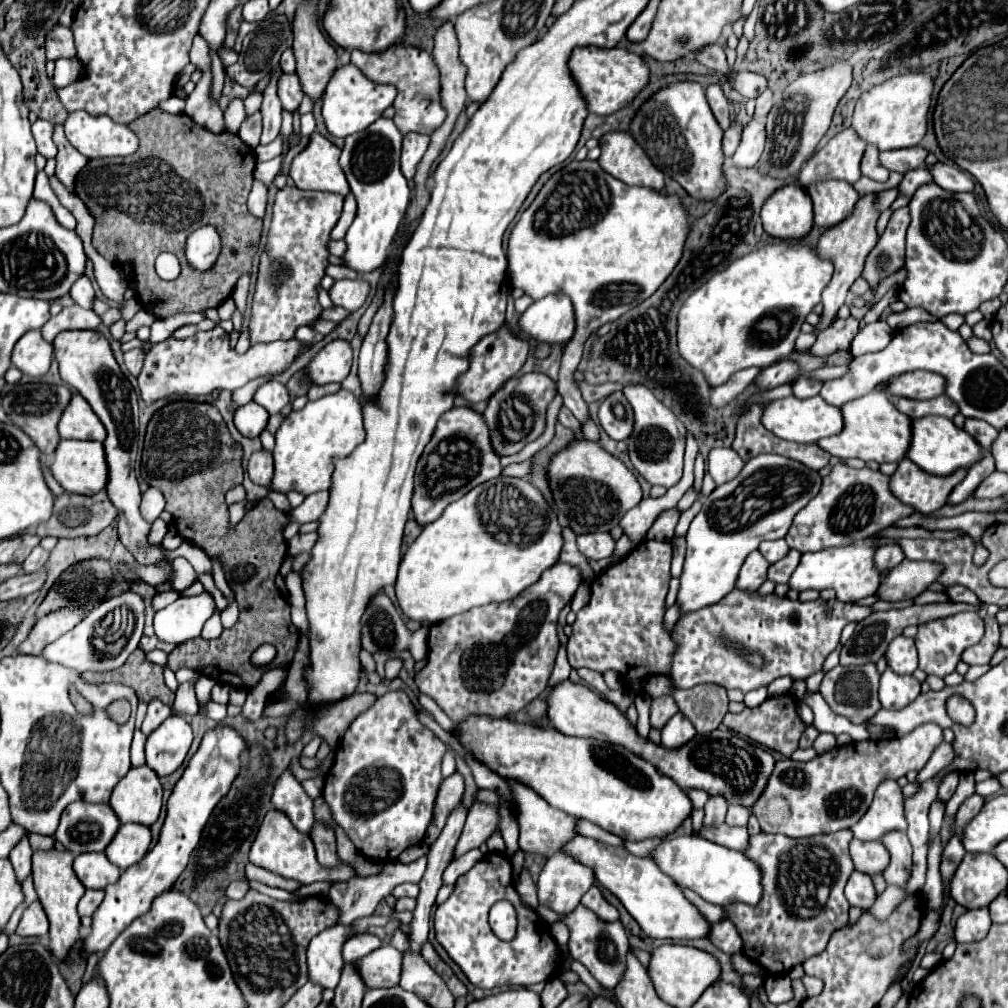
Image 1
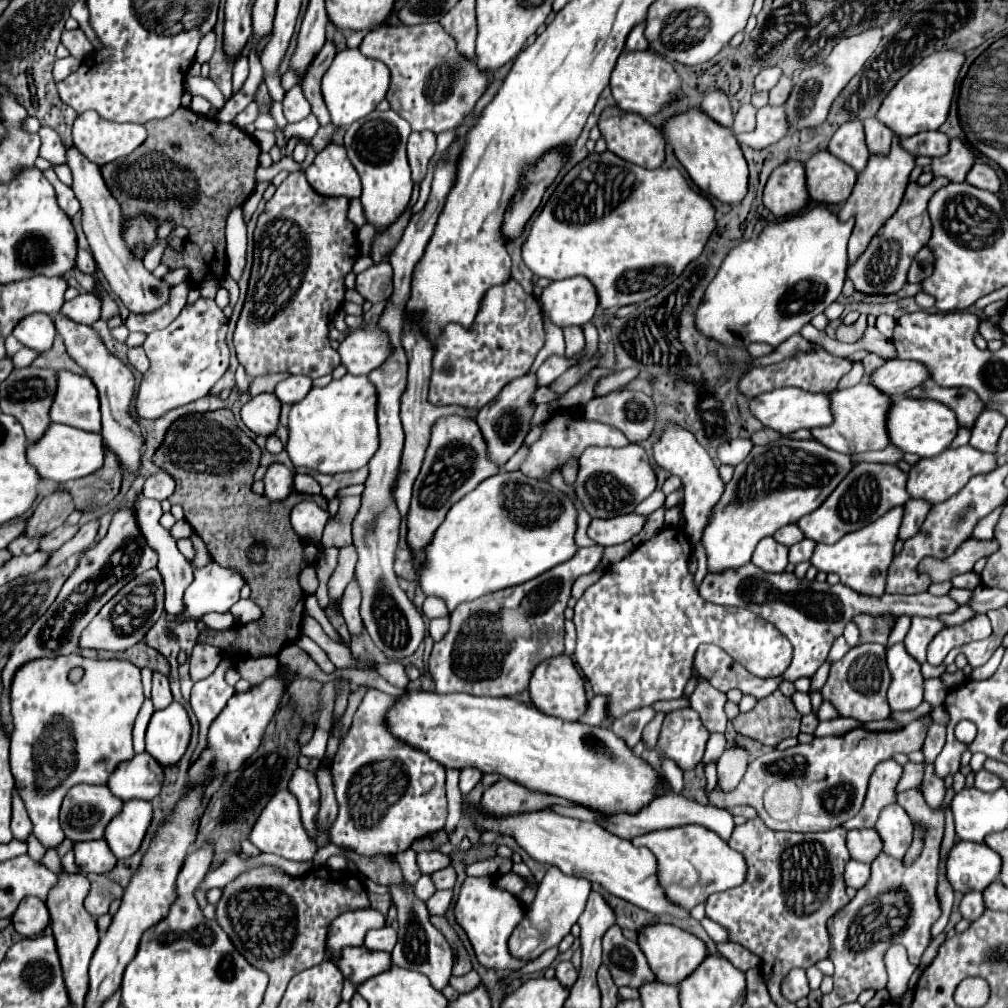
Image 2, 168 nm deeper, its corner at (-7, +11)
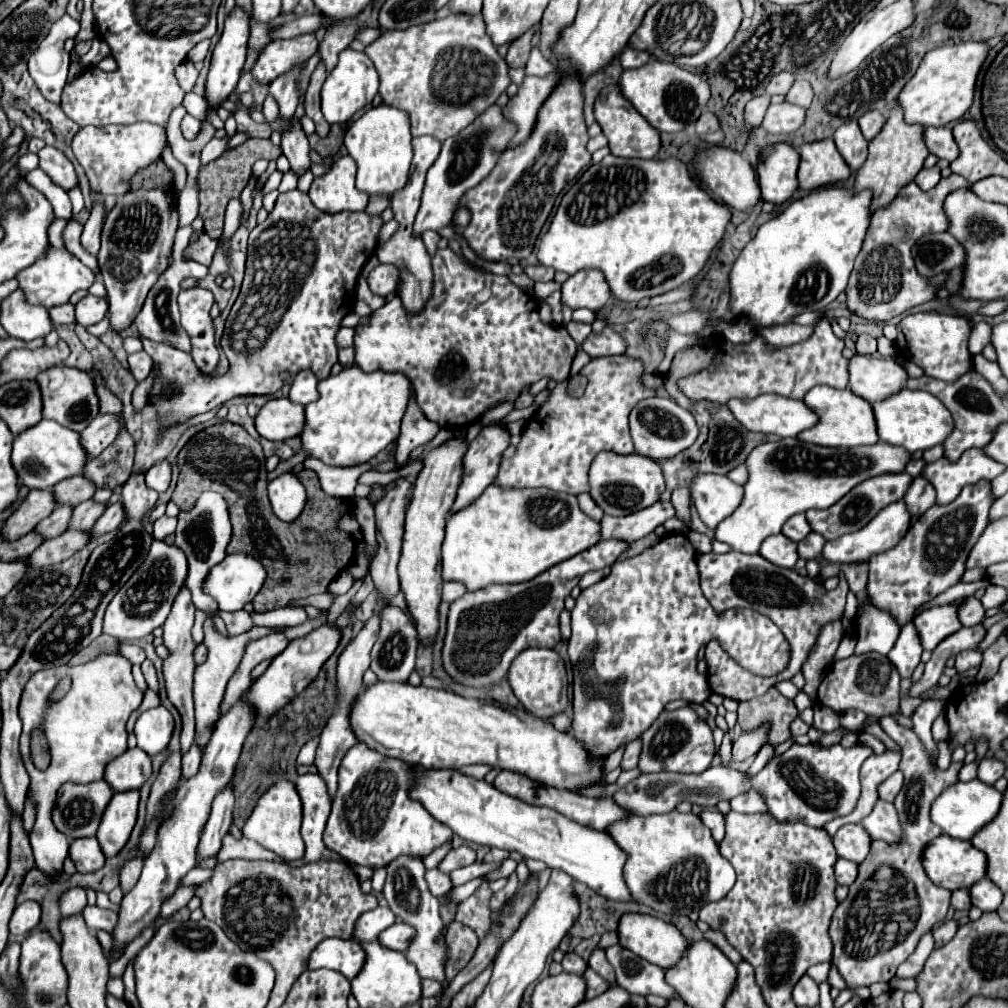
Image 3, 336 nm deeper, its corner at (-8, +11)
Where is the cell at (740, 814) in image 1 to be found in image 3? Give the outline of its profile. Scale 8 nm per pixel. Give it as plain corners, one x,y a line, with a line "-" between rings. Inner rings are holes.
754,791
734,797
734,801
730,801
730,805
732,805
732,811
738,811
738,813
764,813
766,811
762,797
754,795

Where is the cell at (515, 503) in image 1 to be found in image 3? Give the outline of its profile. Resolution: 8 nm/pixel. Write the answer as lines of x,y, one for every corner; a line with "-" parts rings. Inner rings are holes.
492,483
468,507
448,517
442,581
462,583
470,593
494,583
524,583
598,541
598,523
578,507
574,495
544,487
516,489

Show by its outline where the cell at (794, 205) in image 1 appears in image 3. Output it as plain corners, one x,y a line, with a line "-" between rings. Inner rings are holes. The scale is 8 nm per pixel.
786,143
762,151
758,165
762,199
774,205
786,203
798,189
798,165
800,153

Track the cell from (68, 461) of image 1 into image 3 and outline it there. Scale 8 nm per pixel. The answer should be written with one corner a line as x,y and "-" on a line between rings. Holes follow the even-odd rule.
42,419
36,427
26,429
14,439
14,449
12,449
12,463
14,469
18,471
18,477
22,485
30,489
50,489
62,479
70,479
76,475
82,475
84,465
88,461
88,453
80,443
80,433
70,431
54,421

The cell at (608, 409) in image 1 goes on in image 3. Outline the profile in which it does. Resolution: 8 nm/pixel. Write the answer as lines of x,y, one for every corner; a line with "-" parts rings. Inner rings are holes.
650,397
650,399
642,399
630,411
630,435
636,453
658,461
658,459
674,457
676,453
690,447
698,437
698,425
694,423
694,417
686,409
682,409
676,401
664,397

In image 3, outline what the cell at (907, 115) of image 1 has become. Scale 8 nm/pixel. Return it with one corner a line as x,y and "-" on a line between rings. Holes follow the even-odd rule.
960,43
938,47
928,51
914,73
914,77
904,85
896,103
904,111
904,121
922,127
946,127
952,121
962,119
974,99
974,83
982,61
988,55
984,43

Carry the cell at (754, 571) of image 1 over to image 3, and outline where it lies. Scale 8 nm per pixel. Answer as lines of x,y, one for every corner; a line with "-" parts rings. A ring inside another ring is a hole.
782,533
766,537
760,547
760,555
778,567
794,567
798,561
796,543
786,539

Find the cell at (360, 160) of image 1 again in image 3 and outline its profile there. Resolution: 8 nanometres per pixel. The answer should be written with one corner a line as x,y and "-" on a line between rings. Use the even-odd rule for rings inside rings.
378,105
356,117
344,137
344,145
358,165
356,187
360,187
368,195
386,195
386,197
392,197
396,191
400,191
410,177
410,163
412,163
410,139
412,139
410,123
406,119
406,113
398,111
396,107

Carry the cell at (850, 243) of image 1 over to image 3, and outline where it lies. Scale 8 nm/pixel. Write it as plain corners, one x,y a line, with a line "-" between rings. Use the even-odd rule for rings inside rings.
894,107
886,121
886,127
880,131
880,135
876,135
870,141
868,159
858,169
852,191
854,193
864,191
864,189
872,191
870,213
874,213
880,207
886,207
890,203
890,199
896,199
896,195
900,193
902,187
906,187
908,183
914,181
914,177
922,169
926,157
928,157
928,151
926,151
926,145
922,145
922,127
908,125
902,117
900,107

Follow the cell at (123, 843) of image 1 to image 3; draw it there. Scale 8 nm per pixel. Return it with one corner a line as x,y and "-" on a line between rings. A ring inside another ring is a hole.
138,791
114,793
112,801
108,803
96,833
96,839
100,841
100,847
106,857
118,855
120,849
128,843
130,833
138,819
138,803
140,803

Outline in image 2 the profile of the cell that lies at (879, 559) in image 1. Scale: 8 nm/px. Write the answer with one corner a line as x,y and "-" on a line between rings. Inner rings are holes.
909,499
905,505
903,505
905,513
903,513
903,523
901,523
901,529
899,529
899,539
907,541
909,537
913,537
921,523
925,521
931,505
927,501
921,501
921,499

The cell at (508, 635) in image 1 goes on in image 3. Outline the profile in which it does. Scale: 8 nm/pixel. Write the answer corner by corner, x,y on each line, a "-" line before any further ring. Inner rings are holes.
616,539
598,541
590,551
582,551
582,555
566,559
566,563
558,563
558,567
550,567
532,581
484,587
482,591
466,593
462,599
454,601
448,611
446,637
442,645
444,671
460,685
486,689
500,685
500,681
508,677
512,661
524,649
554,649
562,641
558,617
564,609
564,599
578,585
582,575
612,565
626,547
628,543

